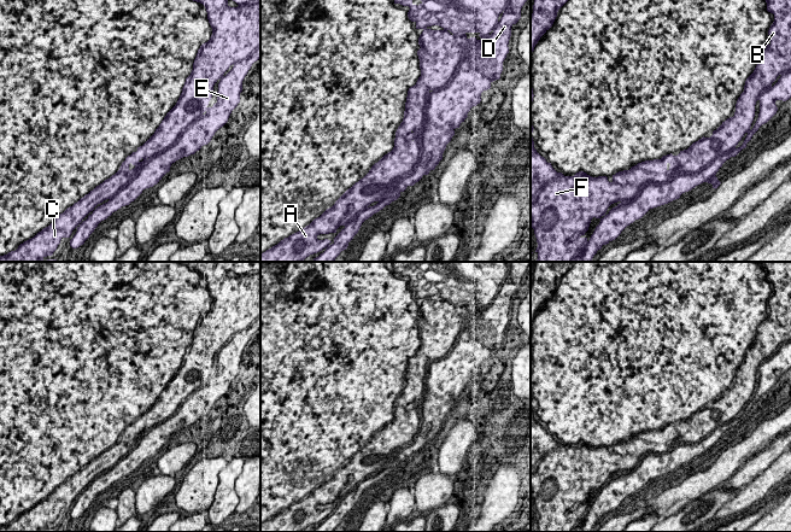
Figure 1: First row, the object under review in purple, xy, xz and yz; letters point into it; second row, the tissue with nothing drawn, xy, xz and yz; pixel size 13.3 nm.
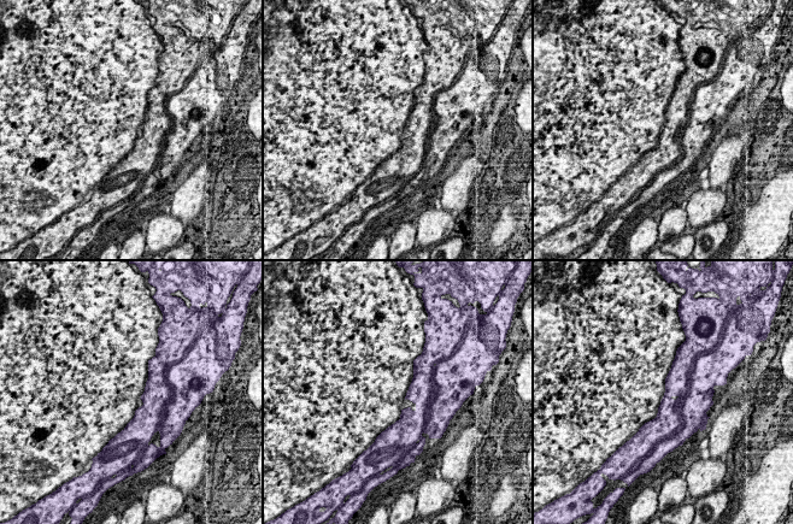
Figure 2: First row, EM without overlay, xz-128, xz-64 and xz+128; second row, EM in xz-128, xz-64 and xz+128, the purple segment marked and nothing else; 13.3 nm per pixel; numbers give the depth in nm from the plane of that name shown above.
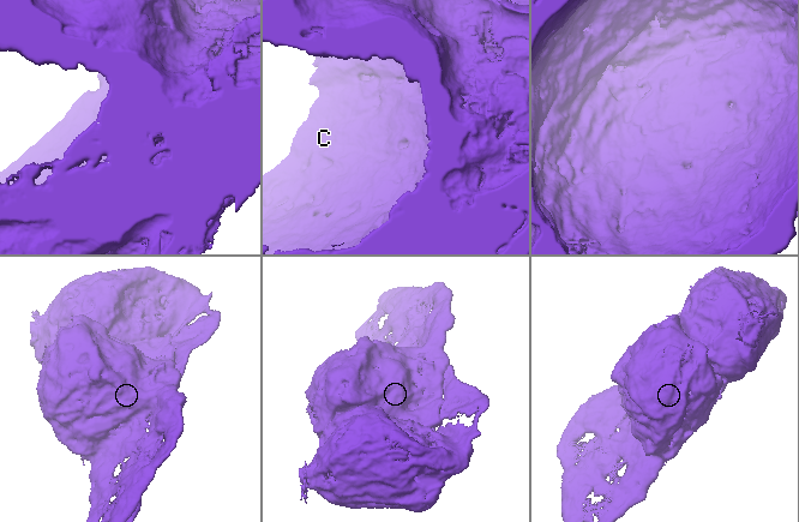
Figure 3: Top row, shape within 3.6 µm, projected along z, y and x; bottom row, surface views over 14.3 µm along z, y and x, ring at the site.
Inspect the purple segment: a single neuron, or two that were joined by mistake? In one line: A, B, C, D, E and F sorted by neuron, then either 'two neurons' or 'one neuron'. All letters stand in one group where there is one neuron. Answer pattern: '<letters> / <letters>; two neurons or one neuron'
A B C F / D E; two neurons

